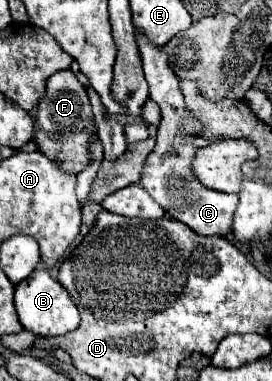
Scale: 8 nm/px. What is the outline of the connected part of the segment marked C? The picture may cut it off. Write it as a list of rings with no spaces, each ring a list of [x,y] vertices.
[[[135,29],[135,41],[139,47],[145,79],[149,83],[149,99],[161,107],[161,115],[163,115],[159,123],[159,131],[157,131],[157,145],[155,145],[155,151],[147,159],[141,185],[167,211],[169,217],[189,225],[197,235],[225,237],[227,233],[231,233],[233,211],[237,207],[237,195],[221,195],[219,191],[209,191],[201,187],[193,179],[193,175],[189,175],[189,163],[191,163],[193,151],[197,151],[197,147],[191,141],[201,131],[201,125],[183,107],[179,79],[169,67],[169,55],[161,51],[161,47],[151,43],[141,29]]]

